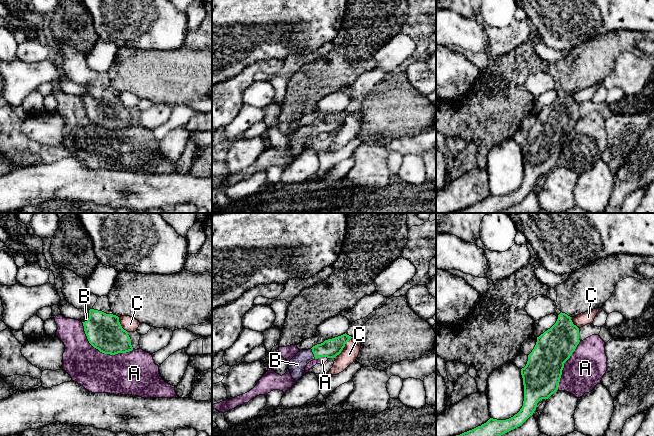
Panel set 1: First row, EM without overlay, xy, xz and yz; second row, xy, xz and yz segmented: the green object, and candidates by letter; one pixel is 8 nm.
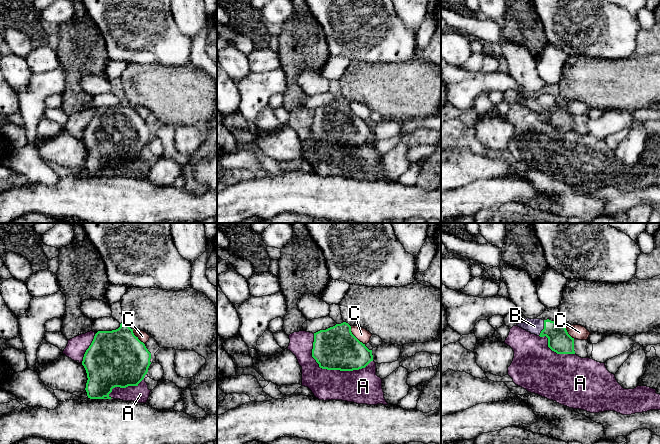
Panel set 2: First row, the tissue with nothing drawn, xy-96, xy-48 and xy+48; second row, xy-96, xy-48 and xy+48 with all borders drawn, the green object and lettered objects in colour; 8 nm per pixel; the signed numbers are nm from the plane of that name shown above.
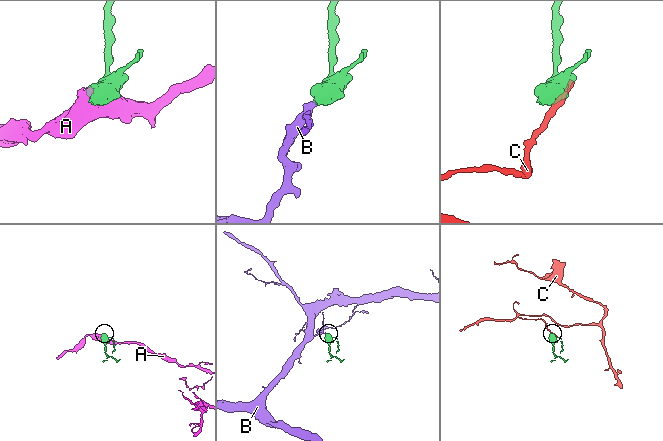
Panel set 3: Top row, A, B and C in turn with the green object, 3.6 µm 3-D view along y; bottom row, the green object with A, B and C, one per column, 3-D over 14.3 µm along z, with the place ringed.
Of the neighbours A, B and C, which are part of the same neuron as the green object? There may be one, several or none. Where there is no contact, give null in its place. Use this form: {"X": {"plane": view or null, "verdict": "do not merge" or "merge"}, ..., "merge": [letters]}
{"A": {"plane": "xy", "verdict": "do not merge"}, "B": {"plane": "xz", "verdict": "merge"}, "C": {"plane": "xz", "verdict": "do not merge"}, "merge": ["B"]}

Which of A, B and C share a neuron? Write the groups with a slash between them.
A / B / C

